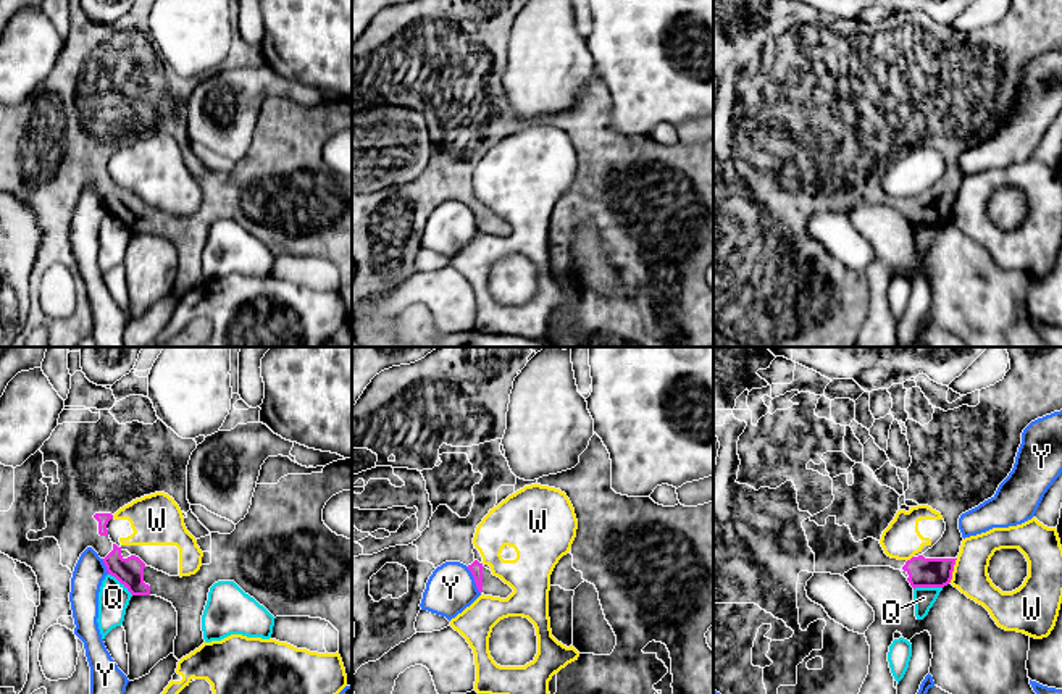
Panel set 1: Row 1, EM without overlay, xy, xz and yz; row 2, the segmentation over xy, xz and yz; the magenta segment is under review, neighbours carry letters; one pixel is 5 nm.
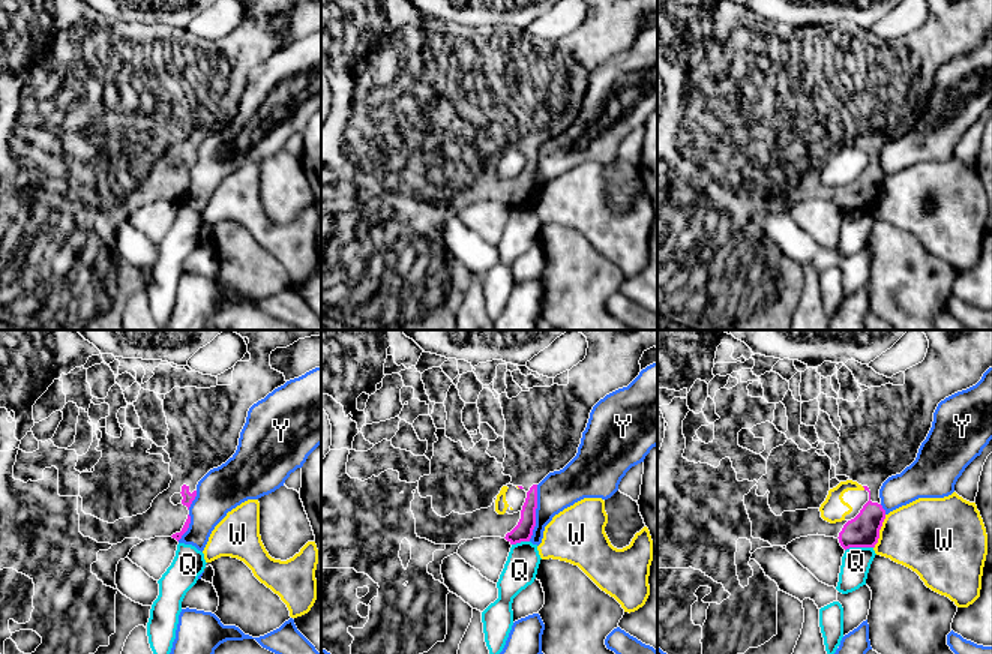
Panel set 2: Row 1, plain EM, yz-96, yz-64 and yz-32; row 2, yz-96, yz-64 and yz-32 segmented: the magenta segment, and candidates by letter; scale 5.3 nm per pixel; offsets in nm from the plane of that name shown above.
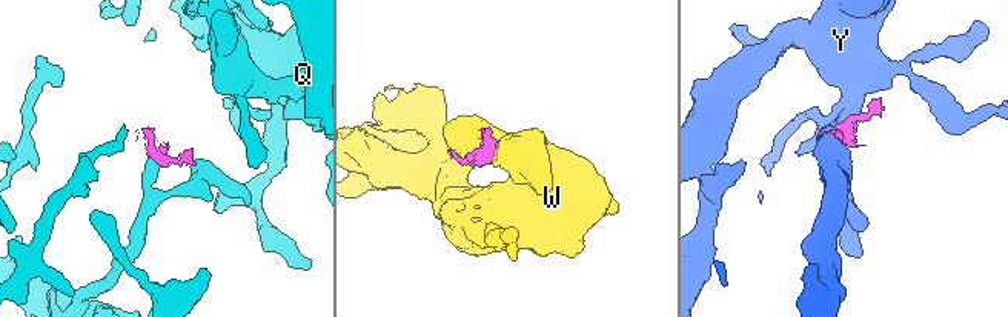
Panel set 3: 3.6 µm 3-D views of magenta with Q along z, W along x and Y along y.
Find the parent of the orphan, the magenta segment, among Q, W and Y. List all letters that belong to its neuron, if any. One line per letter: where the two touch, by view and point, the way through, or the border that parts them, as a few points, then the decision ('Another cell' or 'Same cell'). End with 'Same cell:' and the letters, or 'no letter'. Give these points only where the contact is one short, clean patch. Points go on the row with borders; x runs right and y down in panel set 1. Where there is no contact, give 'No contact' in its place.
Q: Touches magenta at yz (927, 586). Boundary: yz (941, 586), (917, 586), (914, 589). Another cell
W: Touches magenta at yz (953, 570). Another cell
Y: Touches magenta at xz (475, 580). Boundary: xz (467, 567), (480, 593). Another cell
Same cell: no letter

